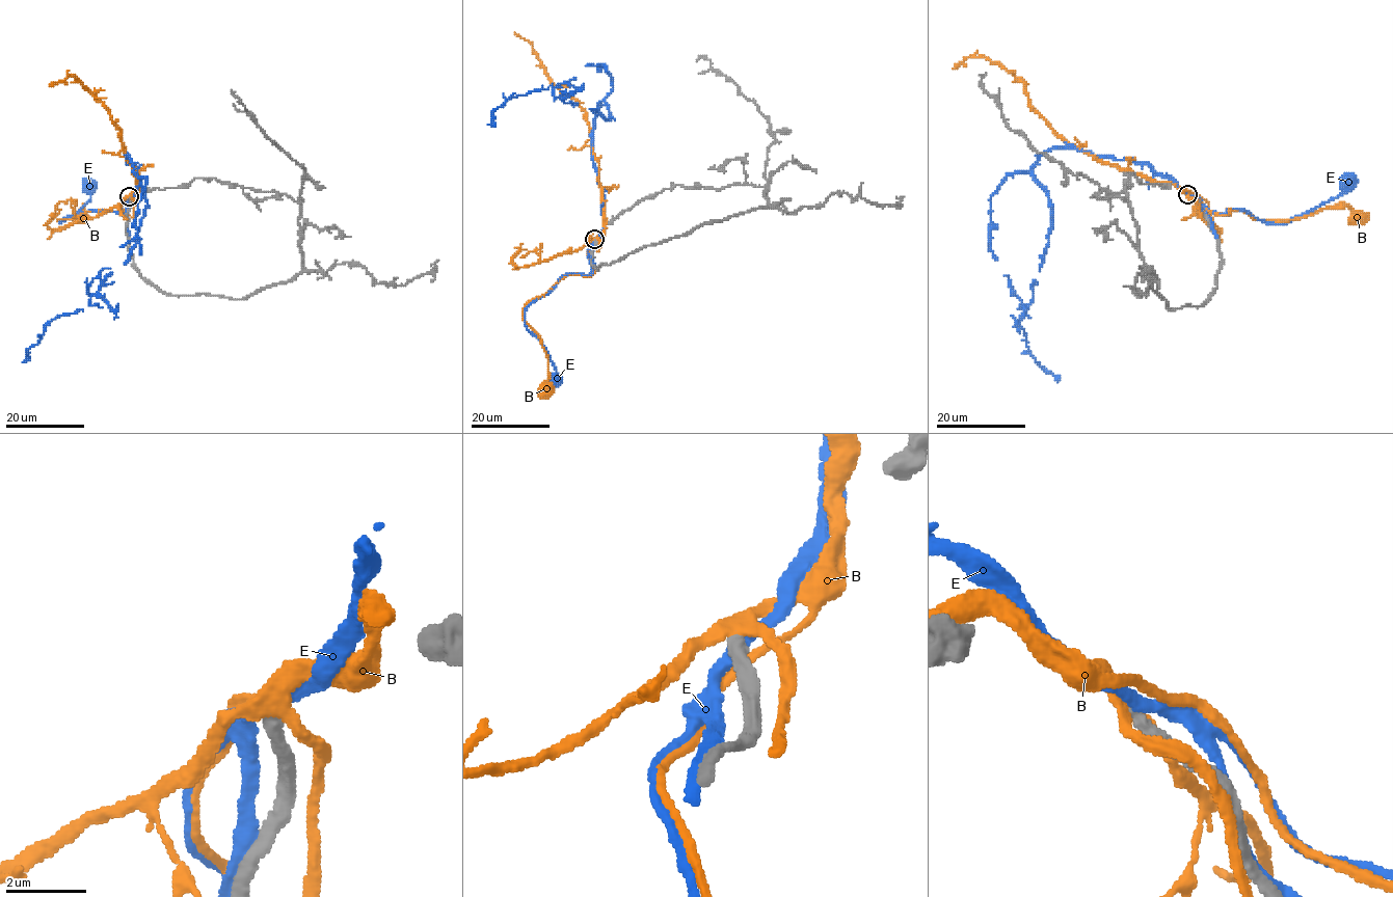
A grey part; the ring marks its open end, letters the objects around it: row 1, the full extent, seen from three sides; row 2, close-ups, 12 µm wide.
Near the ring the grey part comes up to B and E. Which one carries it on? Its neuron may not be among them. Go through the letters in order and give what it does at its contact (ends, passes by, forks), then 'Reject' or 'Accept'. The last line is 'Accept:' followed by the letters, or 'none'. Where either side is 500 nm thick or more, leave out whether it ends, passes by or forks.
B: It forks there. Reject
E: It passes by. Reject
Accept: none

